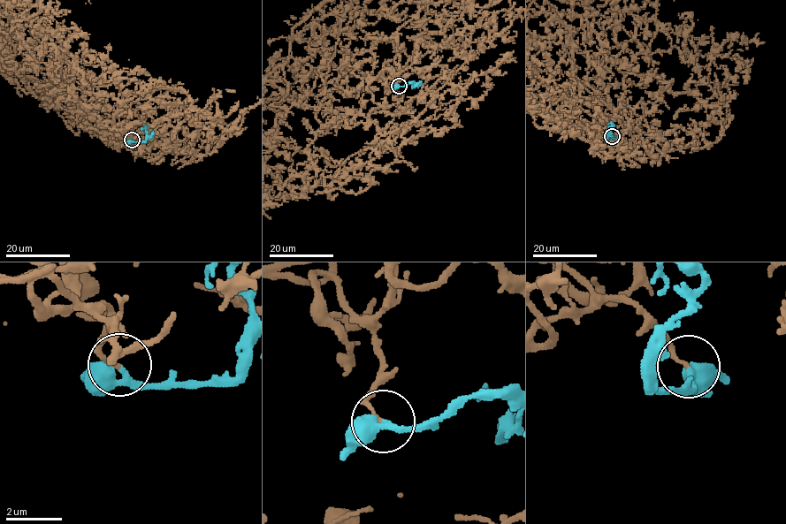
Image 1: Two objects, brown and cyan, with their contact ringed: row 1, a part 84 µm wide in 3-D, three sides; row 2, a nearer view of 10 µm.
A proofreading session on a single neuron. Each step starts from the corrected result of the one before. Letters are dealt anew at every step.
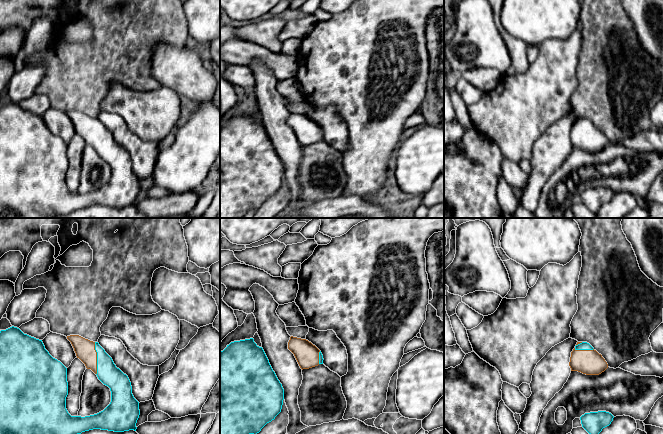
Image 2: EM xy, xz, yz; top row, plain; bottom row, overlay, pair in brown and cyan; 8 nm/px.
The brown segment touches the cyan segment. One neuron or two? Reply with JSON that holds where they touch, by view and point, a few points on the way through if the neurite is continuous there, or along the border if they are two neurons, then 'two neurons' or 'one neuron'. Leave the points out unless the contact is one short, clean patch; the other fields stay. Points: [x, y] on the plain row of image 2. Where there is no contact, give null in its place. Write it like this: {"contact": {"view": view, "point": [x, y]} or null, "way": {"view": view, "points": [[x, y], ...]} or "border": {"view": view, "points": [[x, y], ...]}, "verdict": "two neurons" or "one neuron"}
{"contact": {"view": "xy", "point": [96, 134]}, "verdict": "one neuron"}

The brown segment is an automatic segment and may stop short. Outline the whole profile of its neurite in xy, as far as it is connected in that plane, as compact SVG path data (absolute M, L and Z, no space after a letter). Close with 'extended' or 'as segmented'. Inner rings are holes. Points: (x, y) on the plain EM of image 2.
M12 102L0 107L0 218L56 218L93 205L136 207L140 191L139 178L132 170L128 152L116 143L98 118L79 111L70 111L67 115L77 134L110 164L110 180L94 191L71 192L66 185L67 144L49 130L42 116Z | extended

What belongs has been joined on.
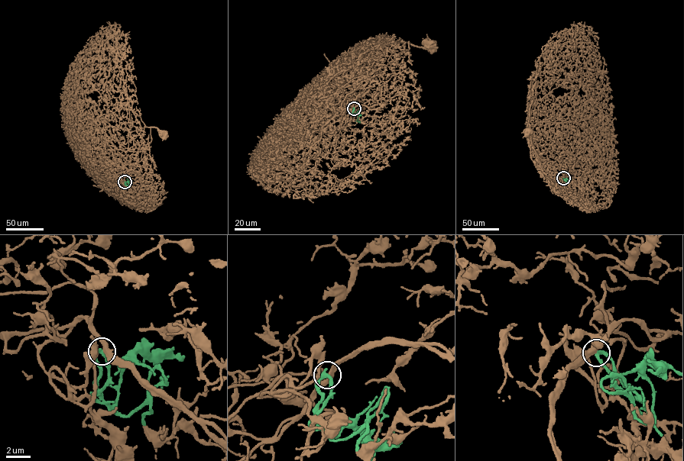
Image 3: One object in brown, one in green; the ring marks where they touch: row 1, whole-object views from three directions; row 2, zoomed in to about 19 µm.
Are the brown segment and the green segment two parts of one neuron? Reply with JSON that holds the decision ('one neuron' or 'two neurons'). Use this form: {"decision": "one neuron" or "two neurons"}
{"decision": "one neuron"}

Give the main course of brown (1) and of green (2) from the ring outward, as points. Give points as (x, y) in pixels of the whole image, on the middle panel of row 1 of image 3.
1: (354, 108), (343, 109), (343, 99), (365, 84), (374, 72), (406, 50), (409, 41), (418, 46), (429, 43)
2: (354, 108), (352, 113), (357, 114), (357, 120), (359, 120)

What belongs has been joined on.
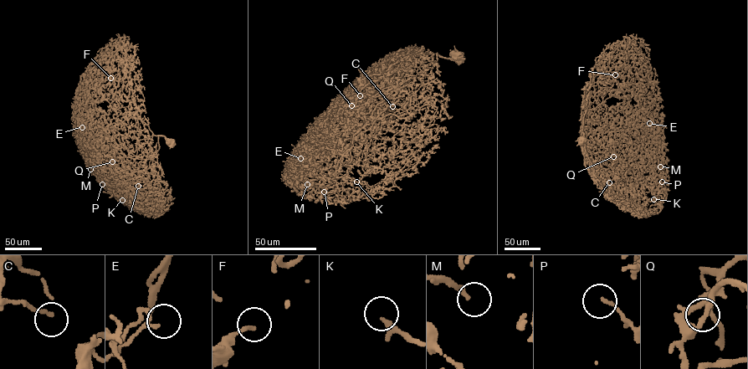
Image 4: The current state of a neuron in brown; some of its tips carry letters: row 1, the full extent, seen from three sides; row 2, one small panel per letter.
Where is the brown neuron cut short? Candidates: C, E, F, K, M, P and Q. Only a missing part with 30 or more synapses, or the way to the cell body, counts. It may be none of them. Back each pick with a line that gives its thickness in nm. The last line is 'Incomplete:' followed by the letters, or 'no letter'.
E: calibre 110 nm
K: calibre 240 nm
Incomplete: E, K

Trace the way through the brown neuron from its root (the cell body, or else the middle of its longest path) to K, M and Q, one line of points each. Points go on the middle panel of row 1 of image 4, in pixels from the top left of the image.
K: (457, 55), (443, 58), (437, 53), (436, 61), (376, 105), (365, 153), (365, 176), (356, 181)
M: (457, 55), (428, 53), (391, 64), (351, 90), (319, 125), (309, 154), (311, 166), (304, 170), (307, 184)
Q: (457, 55), (451, 58), (417, 54), (376, 80), (364, 100), (354, 108), (351, 105)

